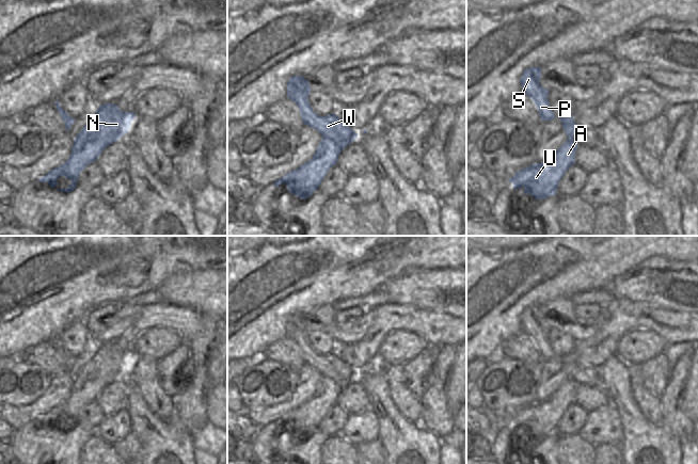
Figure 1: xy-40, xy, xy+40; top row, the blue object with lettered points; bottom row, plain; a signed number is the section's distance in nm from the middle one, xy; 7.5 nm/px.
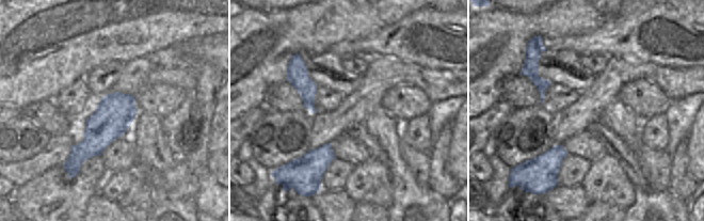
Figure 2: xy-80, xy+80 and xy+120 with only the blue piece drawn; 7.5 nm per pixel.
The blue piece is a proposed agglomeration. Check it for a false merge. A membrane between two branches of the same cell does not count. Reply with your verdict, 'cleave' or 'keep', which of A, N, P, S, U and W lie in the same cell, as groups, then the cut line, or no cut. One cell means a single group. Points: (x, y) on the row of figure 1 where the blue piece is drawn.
cleave | A N U W / P S | xy (316, 114), (311, 115), (304, 124)

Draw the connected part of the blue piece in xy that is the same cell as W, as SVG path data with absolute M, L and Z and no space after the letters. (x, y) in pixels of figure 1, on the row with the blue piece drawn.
M333 113L310 116L304 125L322 135L313 158L274 181L275 188L285 183L287 191L301 199L310 197L318 189L328 171L336 165L340 151L358 138L355 131Z

